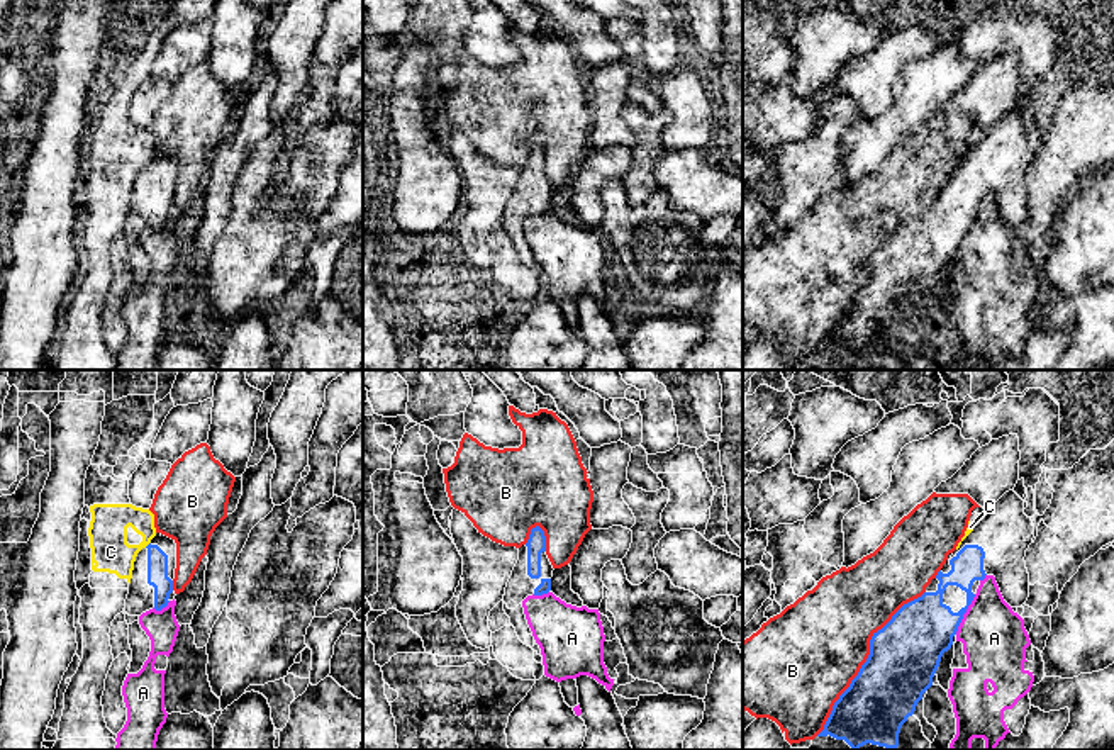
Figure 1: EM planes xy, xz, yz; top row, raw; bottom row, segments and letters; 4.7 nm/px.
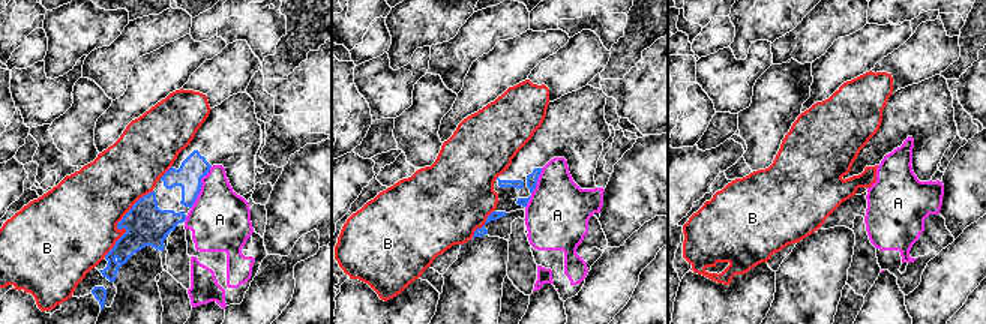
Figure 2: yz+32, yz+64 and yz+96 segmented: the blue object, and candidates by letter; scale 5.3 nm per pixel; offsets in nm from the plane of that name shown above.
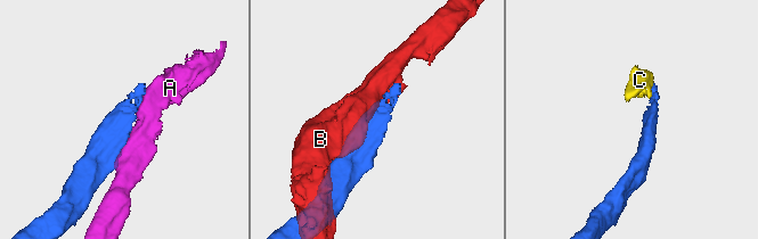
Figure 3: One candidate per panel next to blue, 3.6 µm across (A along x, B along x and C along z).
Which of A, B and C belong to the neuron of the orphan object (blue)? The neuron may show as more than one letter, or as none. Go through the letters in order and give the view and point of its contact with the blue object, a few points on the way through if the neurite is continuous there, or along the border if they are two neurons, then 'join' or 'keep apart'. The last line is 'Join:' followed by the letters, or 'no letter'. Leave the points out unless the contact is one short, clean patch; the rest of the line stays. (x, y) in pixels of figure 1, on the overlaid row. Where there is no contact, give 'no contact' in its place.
A: meets blue in yz at (963, 613); keep apart
B: meets blue in yz at (867, 660); keep apart
C: meets blue in xy at (148, 545); border along xy (150, 542), (144, 547); keep apart
Join: no letter

